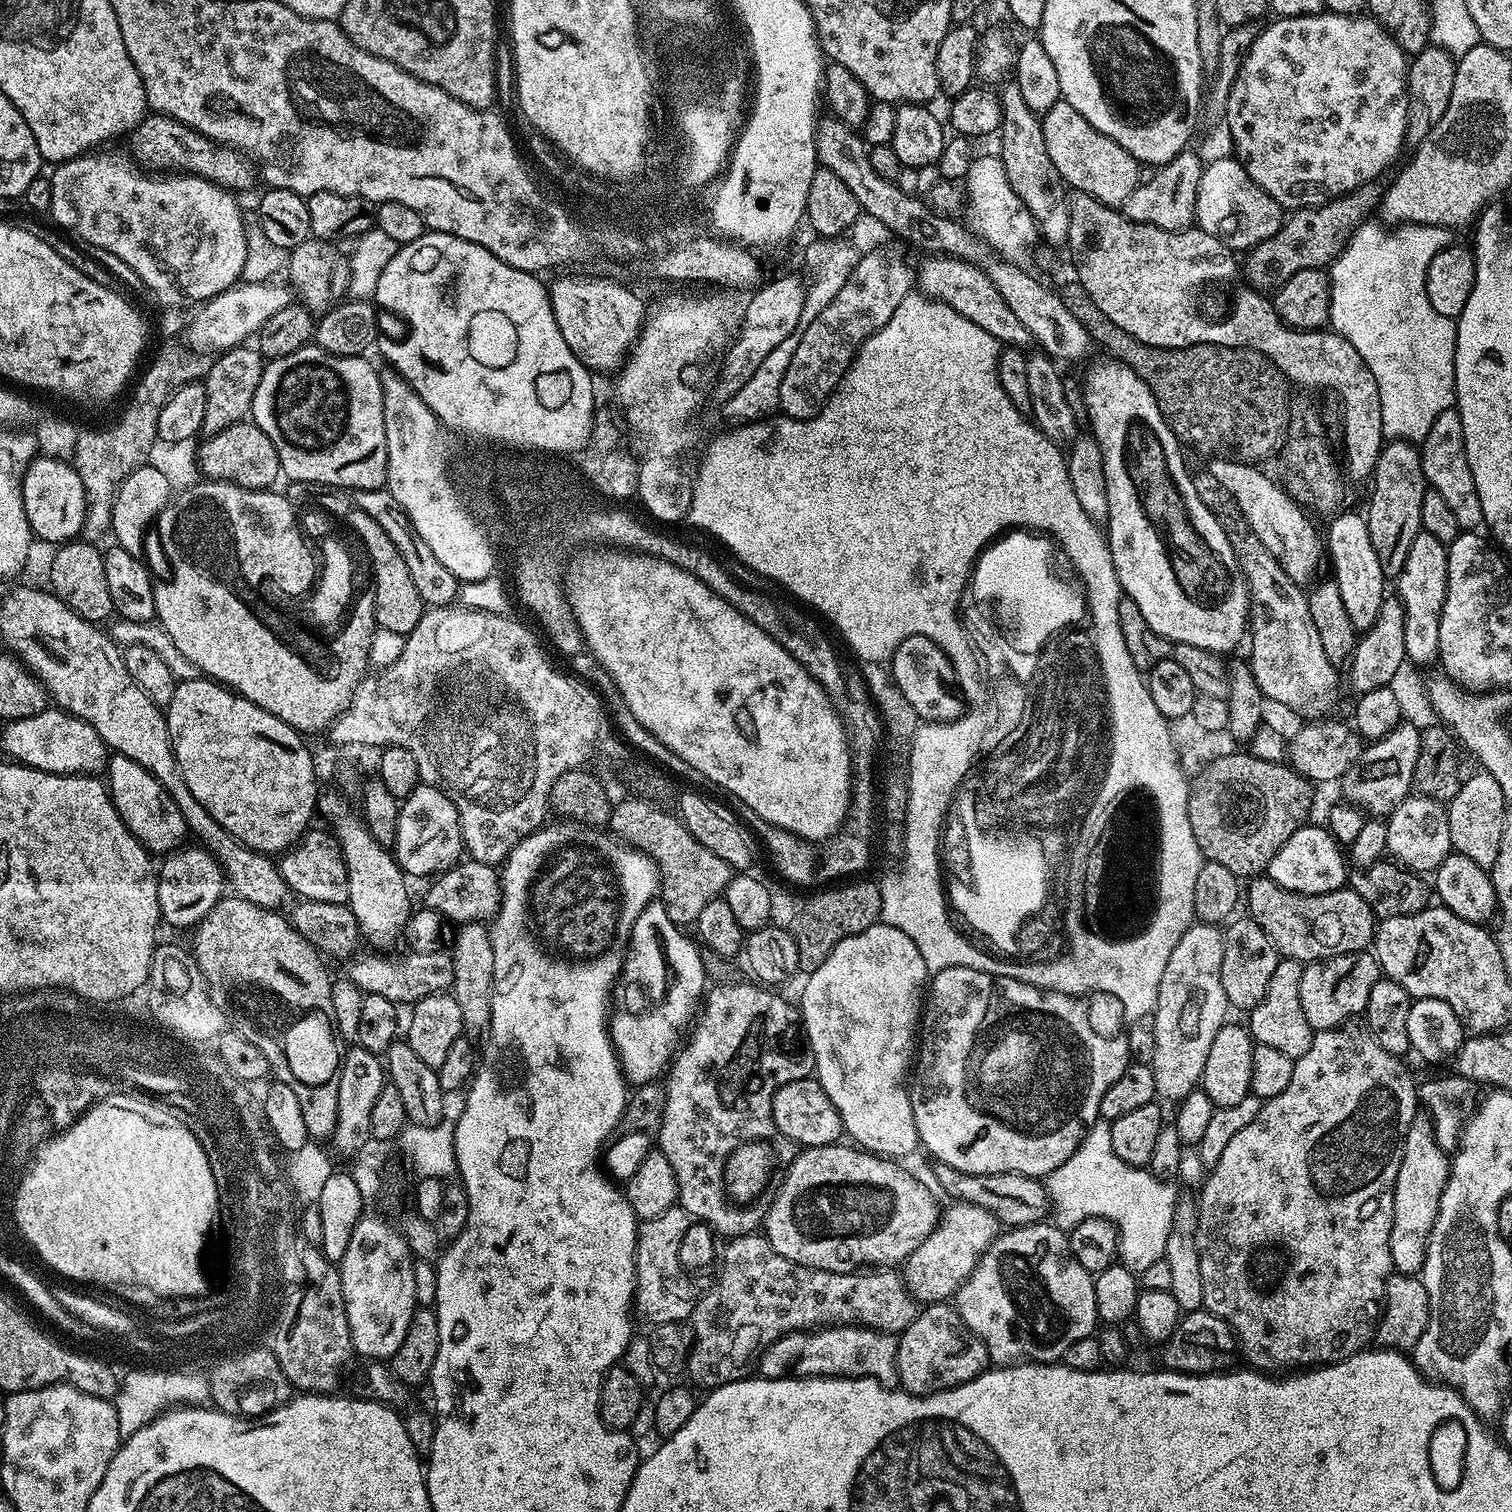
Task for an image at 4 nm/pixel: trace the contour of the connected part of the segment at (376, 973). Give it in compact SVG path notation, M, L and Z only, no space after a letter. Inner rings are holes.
M437 950L430 954L409 951L408 956L395 960L392 956L357 955L348 965L347 979L354 982L365 994L382 994L397 1006L411 1006L435 992L443 992L452 987L452 957L447 951Z

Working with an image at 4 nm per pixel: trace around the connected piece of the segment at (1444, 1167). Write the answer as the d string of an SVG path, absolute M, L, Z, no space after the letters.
M1426 1118L1413 1120L1404 1139L1402 1162L1398 1170L1396 1185L1392 1191L1394 1210L1390 1230L1390 1254L1395 1271L1407 1276L1423 1273L1428 1239L1434 1222L1438 1218L1438 1206L1444 1193L1444 1187L1448 1185L1449 1167L1449 1153L1444 1152L1438 1146L1432 1133L1431 1121Z

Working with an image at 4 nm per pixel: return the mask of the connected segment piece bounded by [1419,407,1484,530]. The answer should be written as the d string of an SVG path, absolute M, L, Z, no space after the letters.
M1455 407L1442 410L1442 414L1434 418L1434 426L1430 426L1430 434L1426 434L1419 449L1427 487L1442 494L1461 530L1479 529L1484 524L1482 502L1478 502L1474 474L1470 474L1470 462L1466 458L1466 442L1462 434L1462 418Z

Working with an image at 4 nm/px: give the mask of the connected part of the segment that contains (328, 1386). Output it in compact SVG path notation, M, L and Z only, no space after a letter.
M305 1247L302 1253L302 1264L305 1266L306 1287L303 1289L304 1297L300 1307L296 1330L302 1332L302 1364L296 1360L296 1364L286 1364L287 1377L292 1383L293 1389L304 1394L332 1394L337 1391L336 1382L340 1378L340 1367L354 1356L352 1339L350 1338L350 1326L346 1318L346 1302L342 1294L342 1282L340 1281L340 1269L324 1257L319 1247Z

